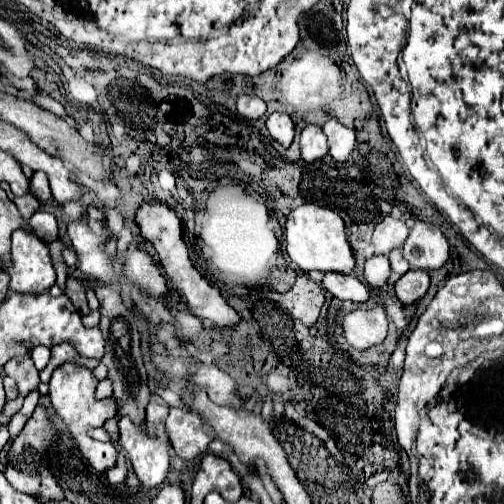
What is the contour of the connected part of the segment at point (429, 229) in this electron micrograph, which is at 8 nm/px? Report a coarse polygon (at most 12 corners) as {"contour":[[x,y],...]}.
{"contour":[[416,221],[402,247],[410,269],[434,271],[450,245],[438,227]]}

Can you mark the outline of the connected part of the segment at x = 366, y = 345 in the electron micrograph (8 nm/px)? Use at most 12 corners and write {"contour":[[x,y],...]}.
{"contour":[[378,301],[366,315],[342,317],[344,339],[354,349],[380,345],[388,319]]}

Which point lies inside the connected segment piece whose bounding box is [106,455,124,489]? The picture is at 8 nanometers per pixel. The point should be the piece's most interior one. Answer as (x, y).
(115, 476)

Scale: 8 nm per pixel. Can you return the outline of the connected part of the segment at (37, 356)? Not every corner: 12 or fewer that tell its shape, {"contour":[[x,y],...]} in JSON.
{"contour":[[36,347],[32,361],[38,371],[48,365],[50,349]]}

